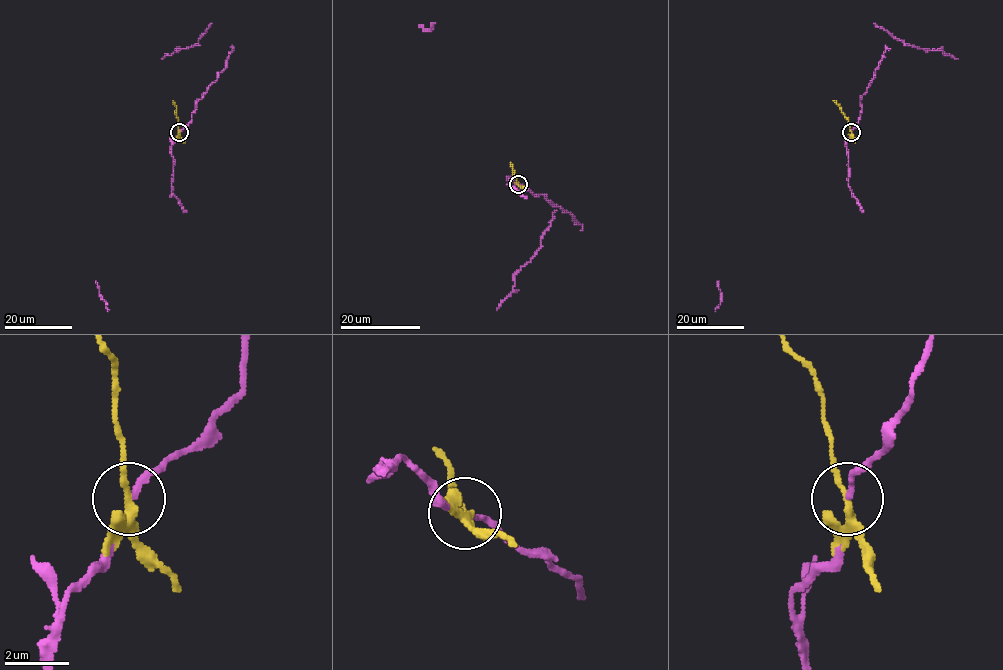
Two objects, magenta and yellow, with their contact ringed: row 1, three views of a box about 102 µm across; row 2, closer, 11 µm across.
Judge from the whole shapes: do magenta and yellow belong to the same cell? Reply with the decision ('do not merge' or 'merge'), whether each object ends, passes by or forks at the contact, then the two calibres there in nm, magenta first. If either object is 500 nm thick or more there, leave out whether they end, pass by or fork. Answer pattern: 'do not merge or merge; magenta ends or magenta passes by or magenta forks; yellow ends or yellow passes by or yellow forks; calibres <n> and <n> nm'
do not merge; magenta passes by; yellow forks; calibres 120 and 200 nm

